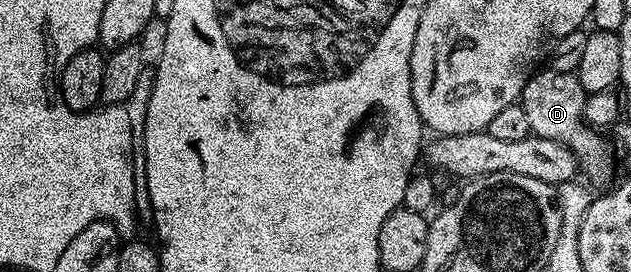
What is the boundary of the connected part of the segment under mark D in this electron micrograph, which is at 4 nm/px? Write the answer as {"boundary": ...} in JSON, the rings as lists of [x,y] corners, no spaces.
{"boundary":[[[551,68],[537,71],[534,73],[525,85],[525,89],[520,95],[520,102],[522,109],[527,115],[527,120],[530,125],[532,134],[545,137],[547,140],[557,140],[559,143],[564,144],[569,150],[574,153],[575,161],[578,170],[591,181],[600,187],[606,186],[605,184],[613,175],[615,169],[615,153],[612,144],[608,138],[601,137],[602,135],[596,128],[588,126],[583,118],[584,103],[587,92],[581,85],[578,76],[574,73],[561,73]]]}

